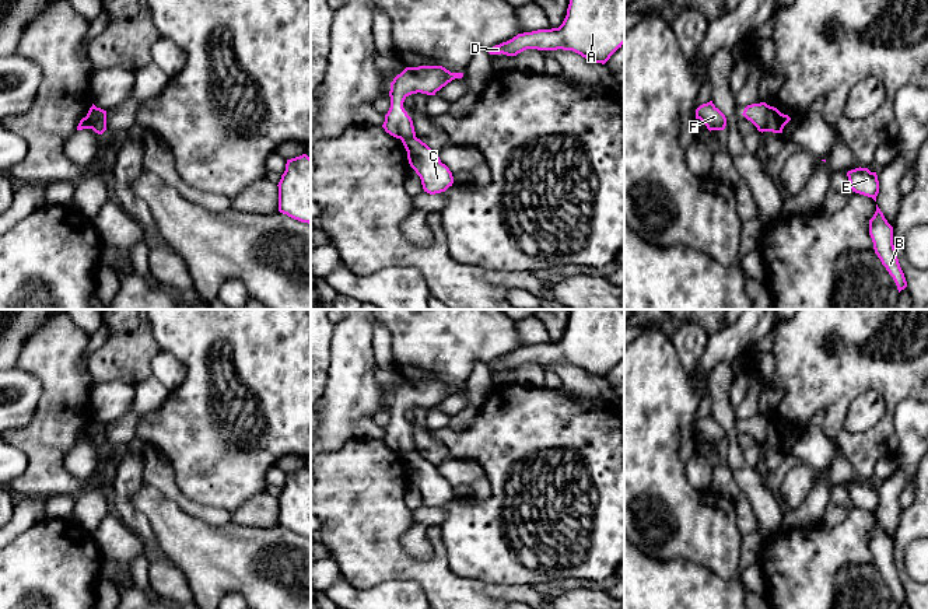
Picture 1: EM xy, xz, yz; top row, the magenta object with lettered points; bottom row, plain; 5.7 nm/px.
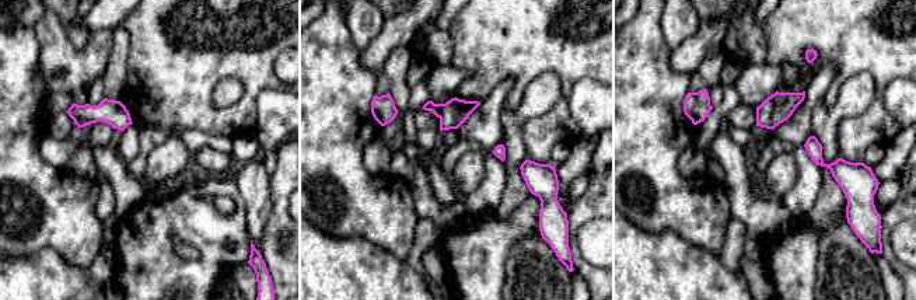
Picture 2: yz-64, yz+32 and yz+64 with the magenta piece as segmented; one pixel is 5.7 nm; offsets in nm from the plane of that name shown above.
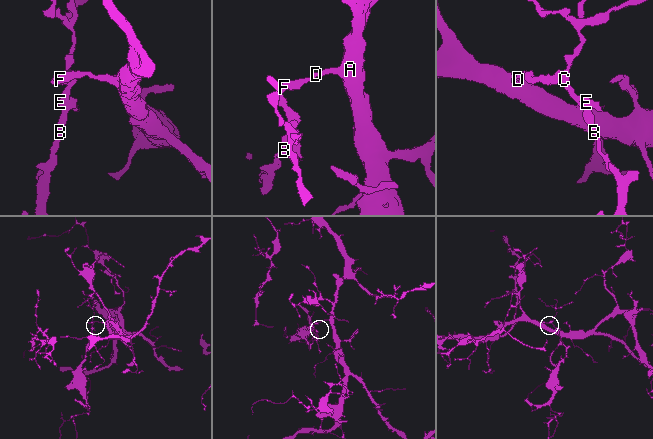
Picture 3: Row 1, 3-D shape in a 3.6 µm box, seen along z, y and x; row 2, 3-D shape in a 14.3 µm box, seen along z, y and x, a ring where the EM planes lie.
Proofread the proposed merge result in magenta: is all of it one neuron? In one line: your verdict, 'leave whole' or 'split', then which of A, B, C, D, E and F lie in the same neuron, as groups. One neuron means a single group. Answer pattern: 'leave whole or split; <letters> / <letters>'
split; A D F / B C E

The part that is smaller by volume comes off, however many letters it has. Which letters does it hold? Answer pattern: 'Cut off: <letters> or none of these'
Cut off: B, C, E

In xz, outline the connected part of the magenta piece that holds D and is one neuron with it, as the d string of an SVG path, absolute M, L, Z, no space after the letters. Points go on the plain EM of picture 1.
M571 309L558 342L518 347L487 365L516 370L526 363L563 363L605 378L623 357L624 309Z

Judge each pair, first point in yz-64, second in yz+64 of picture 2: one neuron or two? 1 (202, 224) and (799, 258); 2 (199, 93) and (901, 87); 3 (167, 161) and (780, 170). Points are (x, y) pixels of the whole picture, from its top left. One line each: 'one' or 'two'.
1: one
2: two
3: one

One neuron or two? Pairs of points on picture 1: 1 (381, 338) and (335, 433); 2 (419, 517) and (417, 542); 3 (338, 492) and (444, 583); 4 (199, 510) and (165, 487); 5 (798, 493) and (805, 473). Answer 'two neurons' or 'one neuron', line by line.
1: two neurons
2: one neuron
3: one neuron
4: one neuron
5: one neuron

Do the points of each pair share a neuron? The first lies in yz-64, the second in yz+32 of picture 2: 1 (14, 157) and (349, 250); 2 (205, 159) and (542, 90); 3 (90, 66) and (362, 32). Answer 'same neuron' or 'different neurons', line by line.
1: different neurons
2: same neuron
3: same neuron

